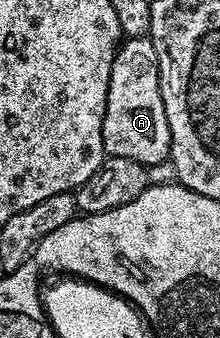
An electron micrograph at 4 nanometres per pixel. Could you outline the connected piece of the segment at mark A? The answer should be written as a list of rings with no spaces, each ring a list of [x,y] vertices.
[[[149,37],[126,38],[114,55],[102,135],[104,148],[111,158],[136,160],[144,167],[169,159],[168,116],[164,112],[164,100],[160,92],[156,48]]]

